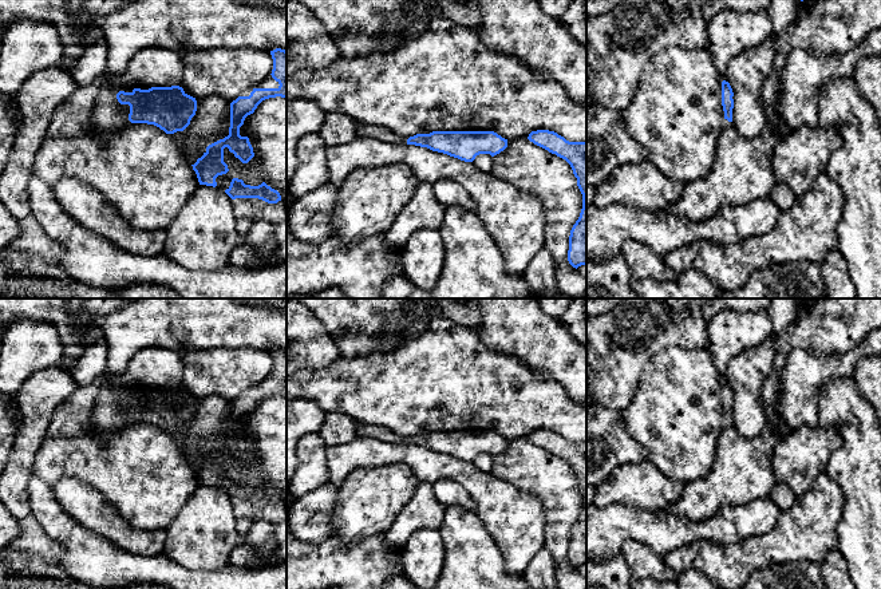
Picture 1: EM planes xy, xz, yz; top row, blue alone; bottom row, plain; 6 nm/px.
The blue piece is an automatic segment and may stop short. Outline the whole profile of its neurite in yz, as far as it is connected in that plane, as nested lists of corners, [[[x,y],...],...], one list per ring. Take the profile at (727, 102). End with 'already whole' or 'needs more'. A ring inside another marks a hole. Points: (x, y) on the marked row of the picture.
[[[722,82],[722,106],[724,111],[723,129],[730,129],[735,126],[732,120],[732,108],[734,108],[734,92],[728,82]]] | needs more

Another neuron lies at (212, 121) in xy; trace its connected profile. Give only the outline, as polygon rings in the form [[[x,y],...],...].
[[[217,95],[195,98],[197,111],[183,131],[169,134],[189,165],[206,153],[206,147],[229,135],[230,103]]]

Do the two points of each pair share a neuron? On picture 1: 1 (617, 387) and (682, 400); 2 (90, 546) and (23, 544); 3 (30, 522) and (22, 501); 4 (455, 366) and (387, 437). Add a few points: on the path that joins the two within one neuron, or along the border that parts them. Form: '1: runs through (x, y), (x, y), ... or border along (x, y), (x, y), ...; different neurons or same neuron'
1: border along (650, 363), (639, 379), (633, 399), (620, 411); different neurons
2: border along (39, 522), (62, 546), (62, 556), (59, 558); different neurons
3: border along (30, 513), (19, 517); different neurons
4: border along (360, 423), (387, 427), (399, 435), (409, 437); different neurons

